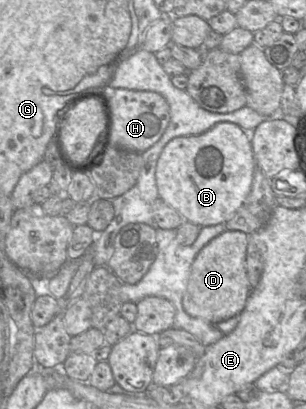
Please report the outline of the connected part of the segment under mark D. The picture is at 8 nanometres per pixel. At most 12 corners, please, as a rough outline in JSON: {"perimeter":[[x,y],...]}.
{"perimeter":[[225,230],[198,252],[182,298],[217,325],[250,293],[246,233]]}

